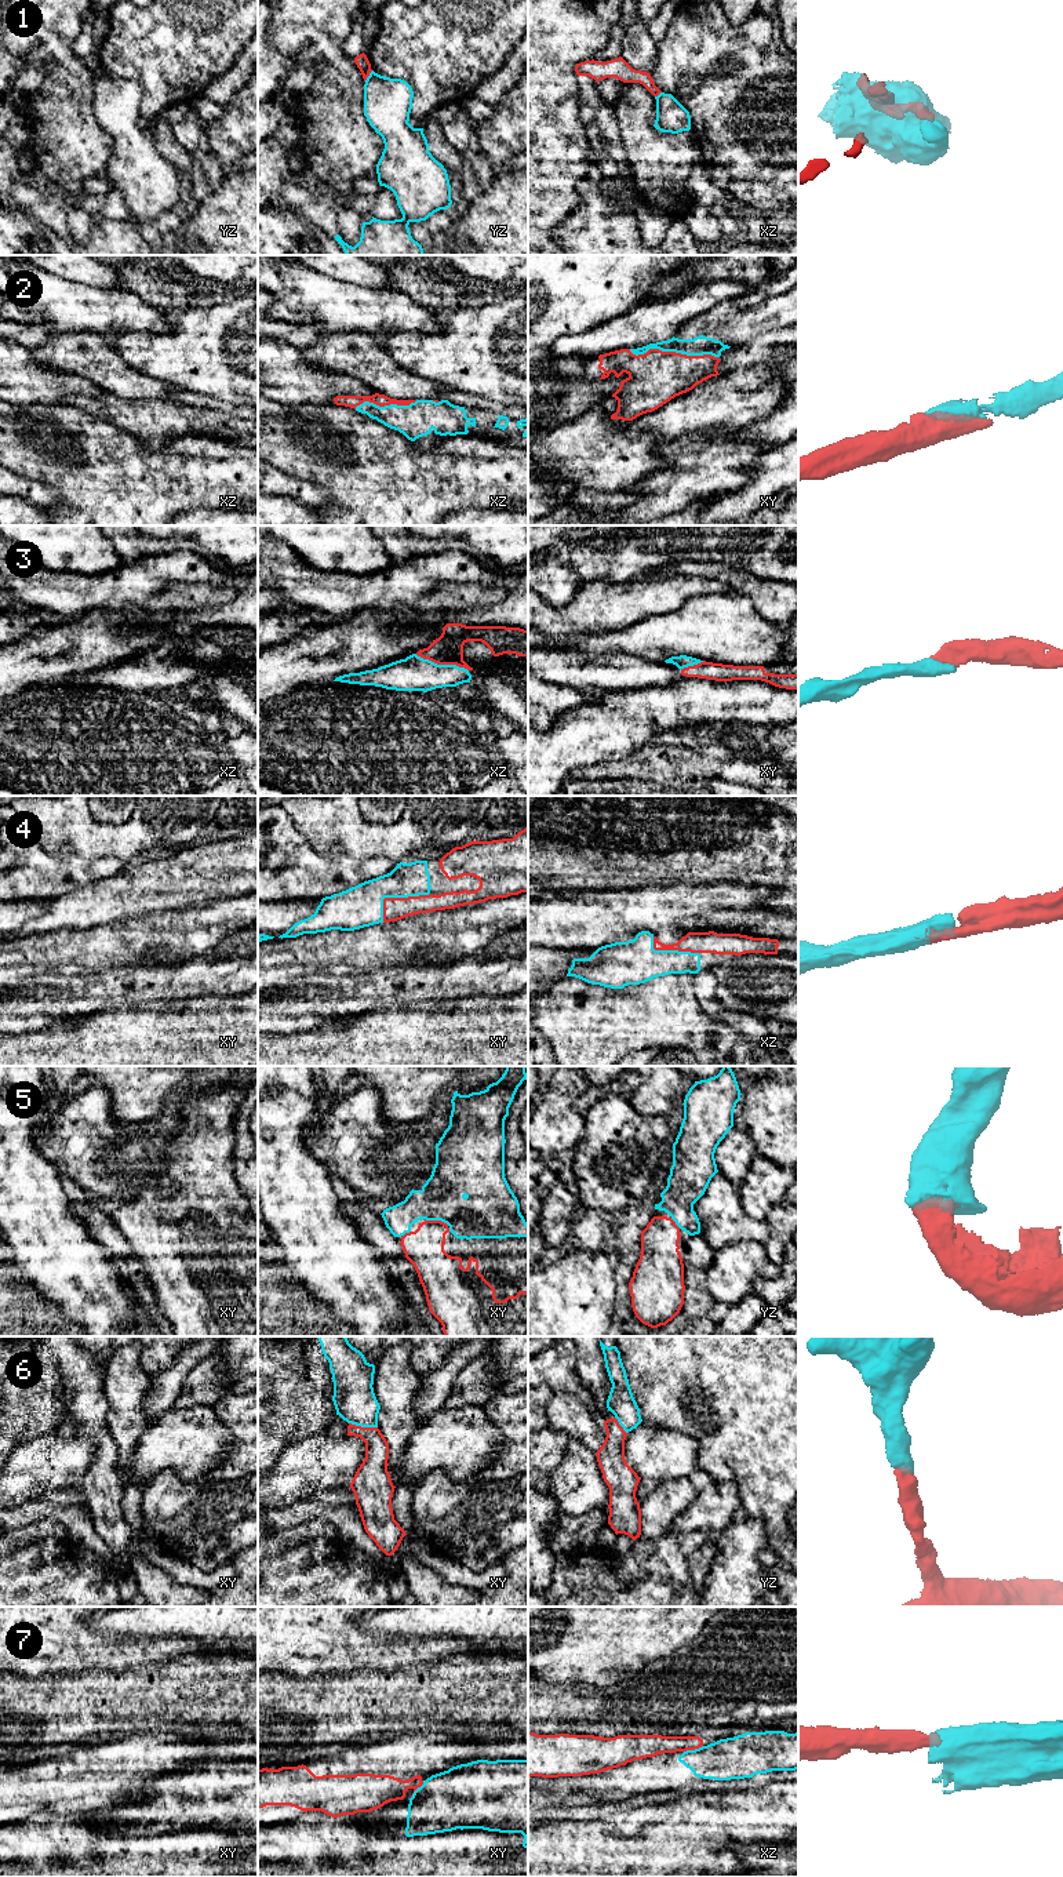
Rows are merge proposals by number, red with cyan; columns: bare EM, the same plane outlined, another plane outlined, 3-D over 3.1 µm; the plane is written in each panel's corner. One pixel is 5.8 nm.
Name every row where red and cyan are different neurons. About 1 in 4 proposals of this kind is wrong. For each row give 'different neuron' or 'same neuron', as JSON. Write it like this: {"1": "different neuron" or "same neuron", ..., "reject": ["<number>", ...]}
{"1": "different neuron", "2": "same neuron", "3": "same neuron", "4": "same neuron", "5": "same neuron", "6": "same neuron", "7": "different neuron", "reject": ["1", "7"]}

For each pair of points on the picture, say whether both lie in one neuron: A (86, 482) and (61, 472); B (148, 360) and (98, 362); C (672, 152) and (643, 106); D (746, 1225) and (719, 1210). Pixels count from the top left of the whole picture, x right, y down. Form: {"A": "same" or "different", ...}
{"A": "same", "B": "different", "C": "same", "D": "same"}

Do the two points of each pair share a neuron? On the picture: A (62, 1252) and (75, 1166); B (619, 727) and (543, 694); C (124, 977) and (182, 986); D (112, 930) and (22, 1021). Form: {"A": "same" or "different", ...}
{"A": "different", "B": "different", "C": "same", "D": "different"}

